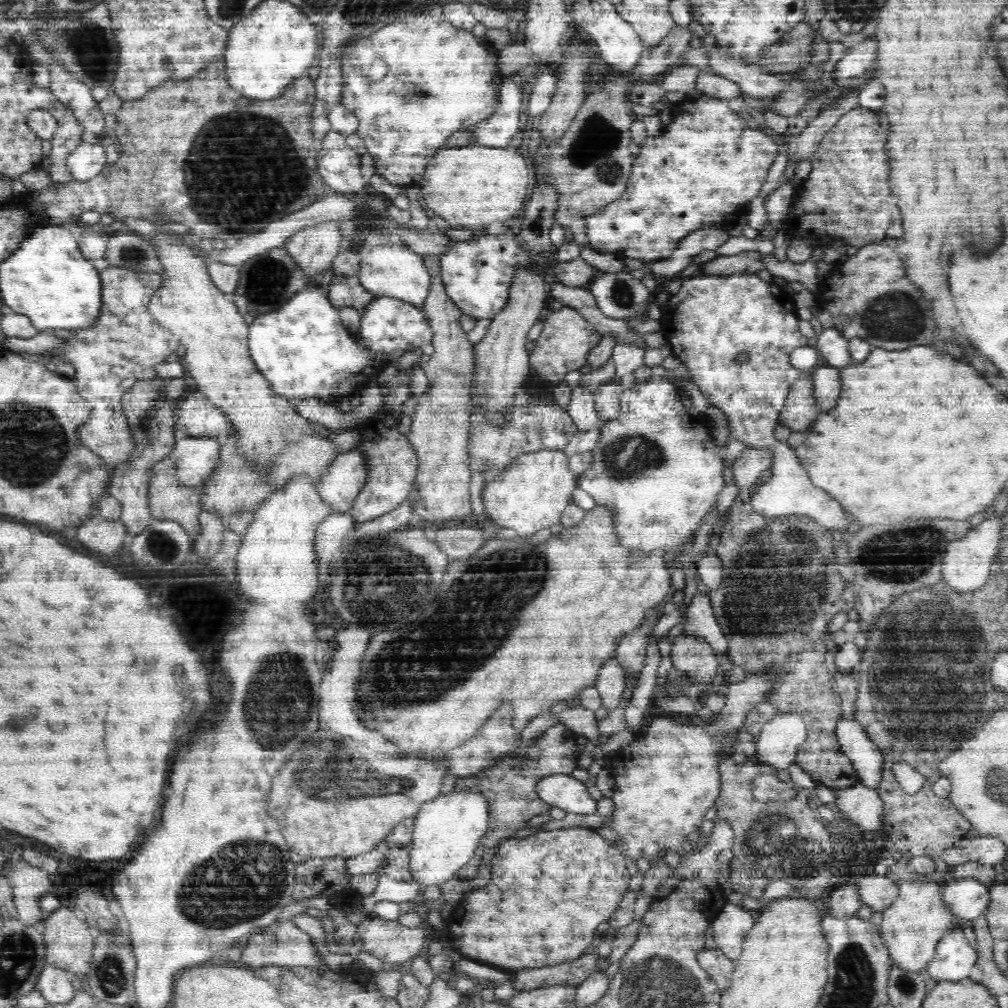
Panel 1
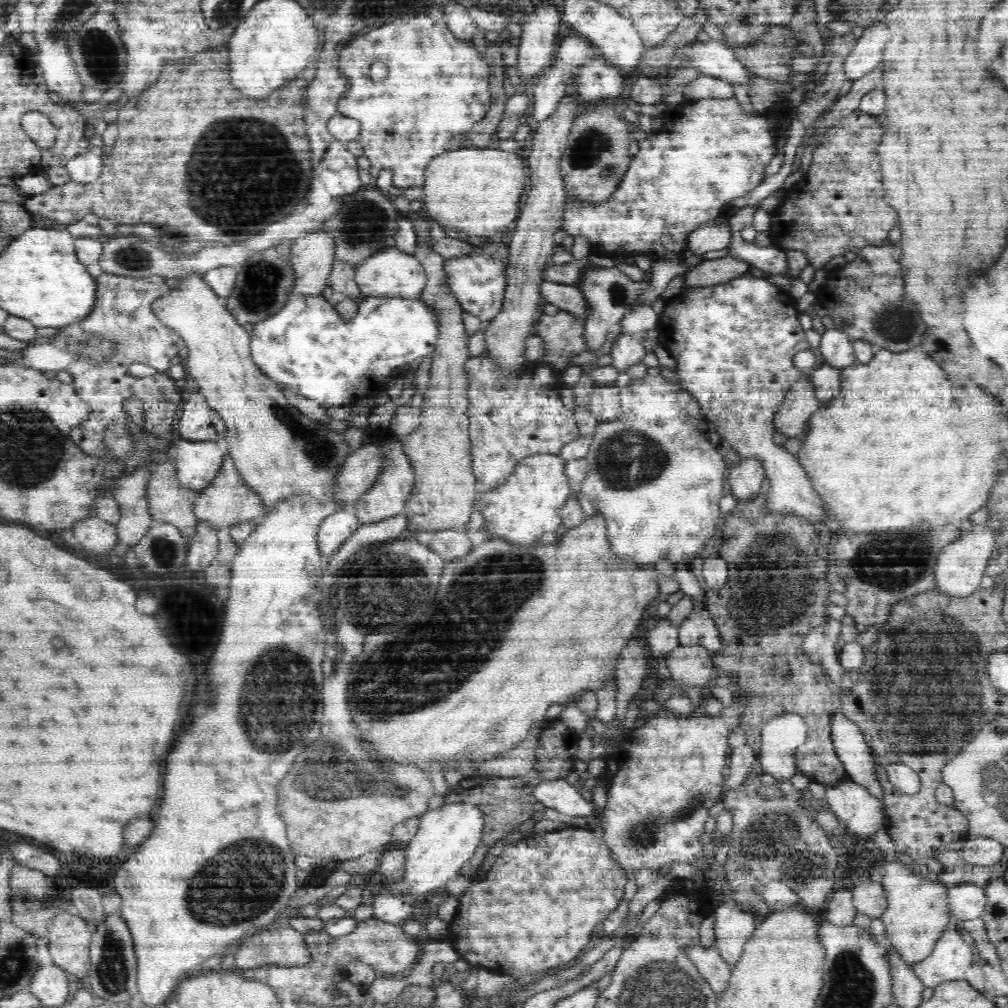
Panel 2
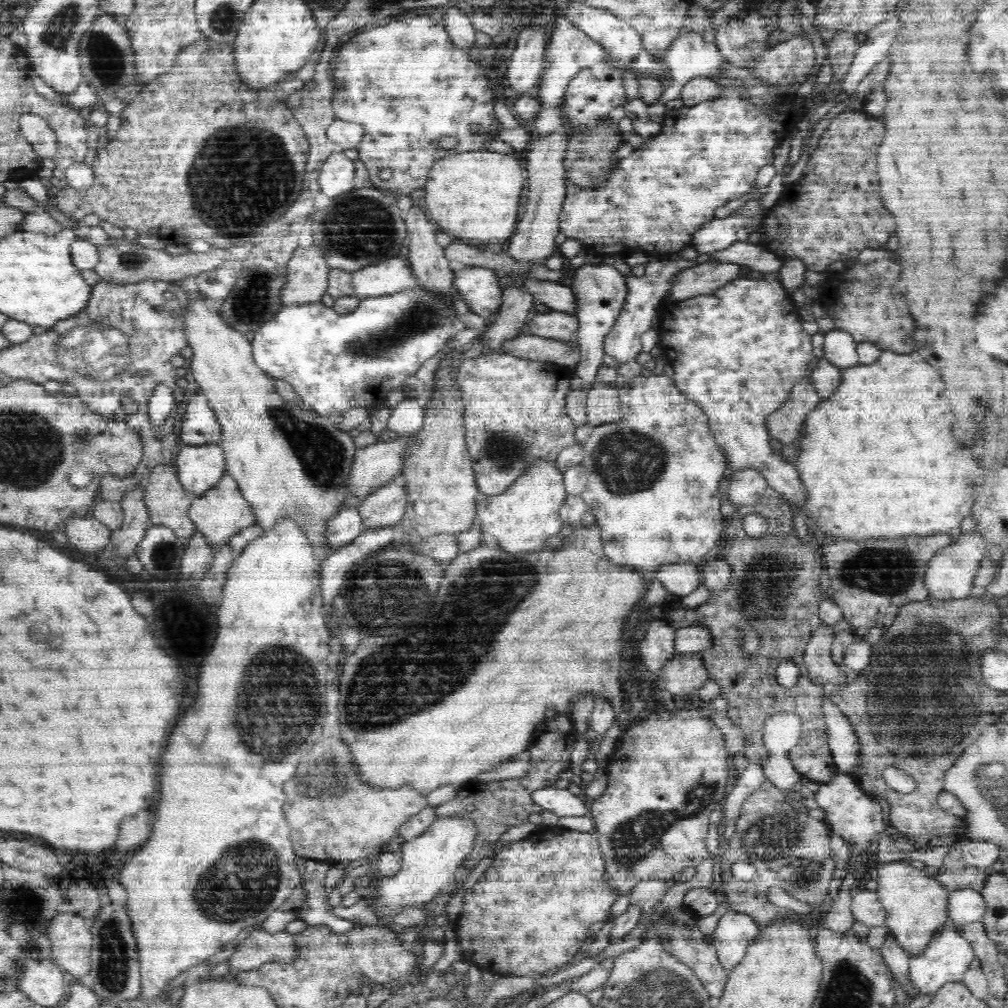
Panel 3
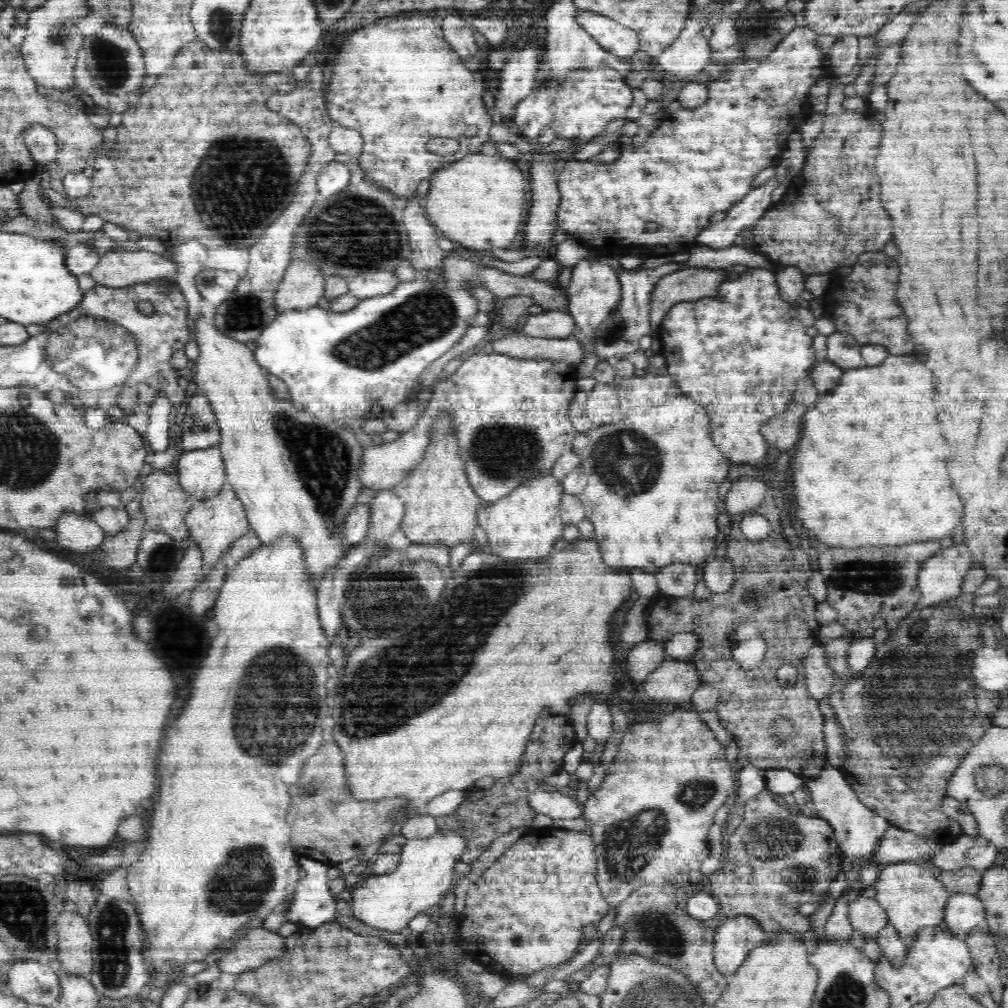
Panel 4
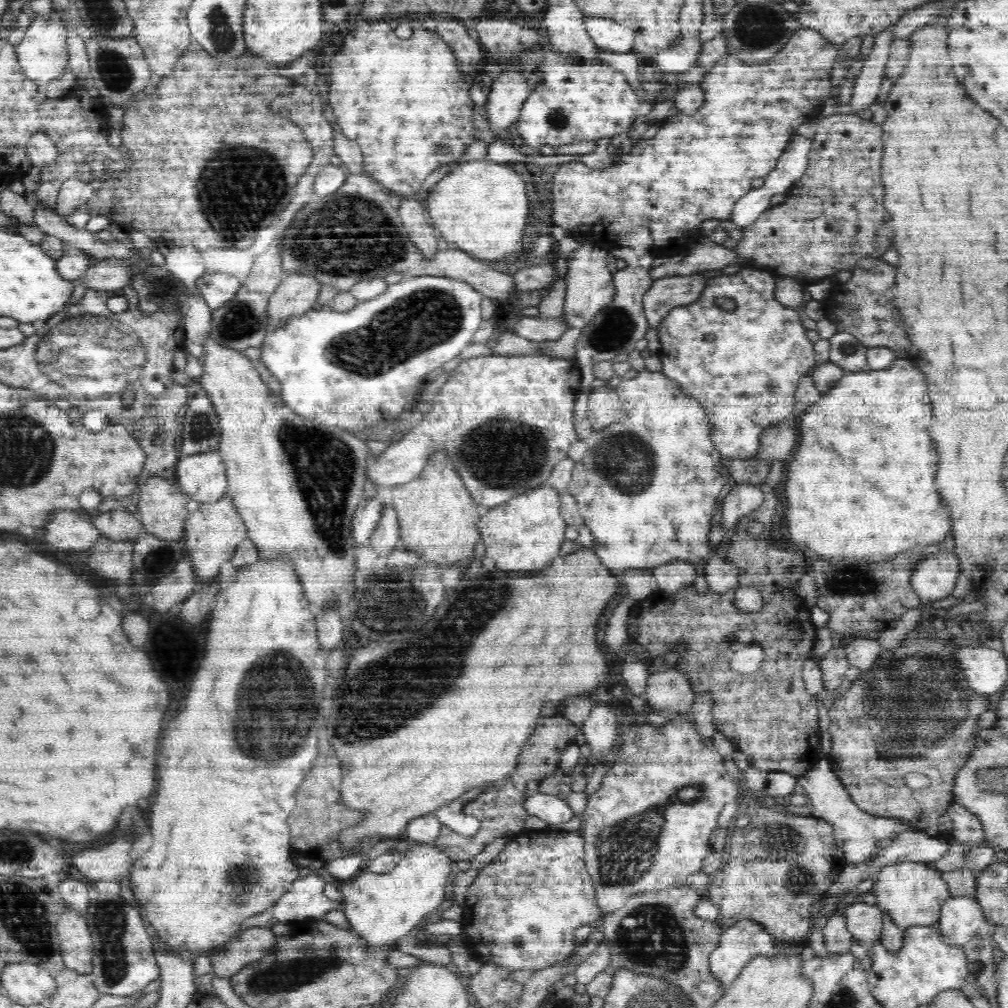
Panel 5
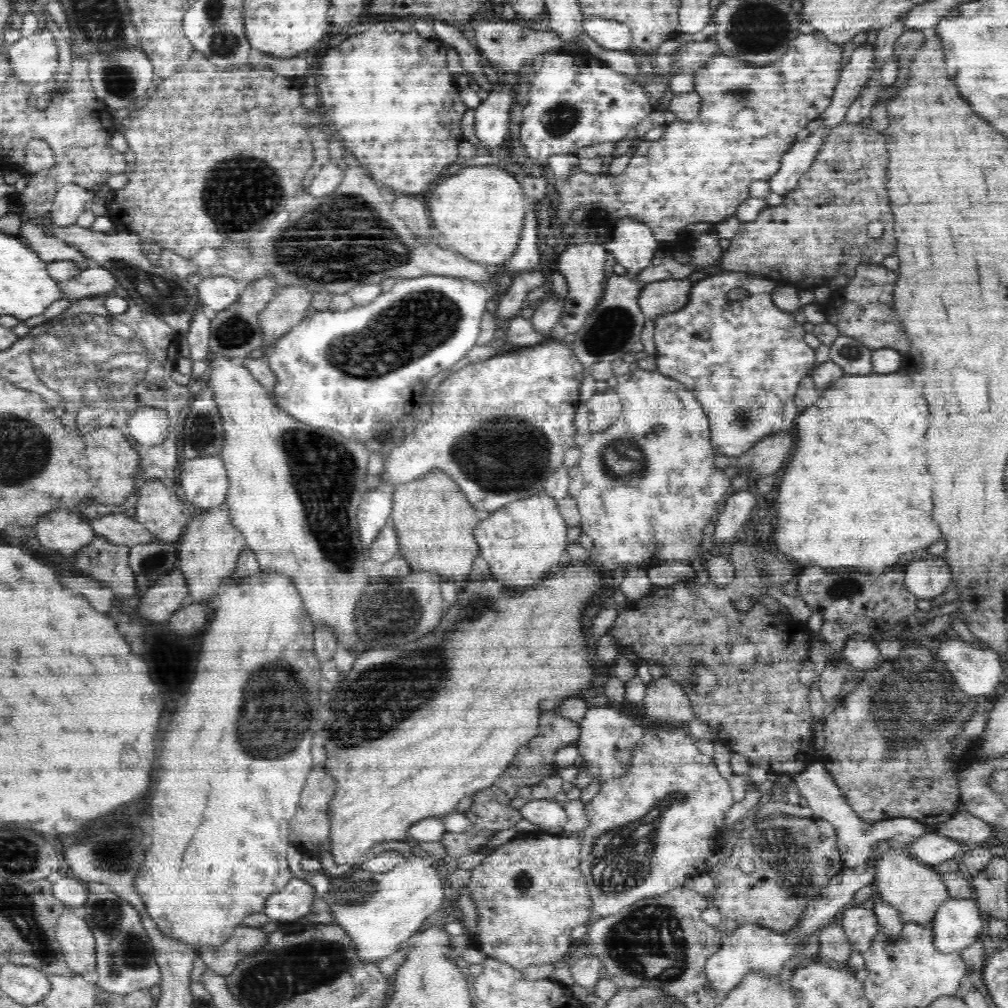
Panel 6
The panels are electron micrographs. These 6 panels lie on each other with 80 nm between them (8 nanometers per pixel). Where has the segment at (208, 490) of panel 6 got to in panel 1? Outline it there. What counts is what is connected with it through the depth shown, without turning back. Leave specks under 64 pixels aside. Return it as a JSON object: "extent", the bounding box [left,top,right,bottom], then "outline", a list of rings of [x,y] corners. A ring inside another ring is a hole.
{"extent":[168,436,220,486],"outline":[[[178,436],[174,450],[168,455],[174,461],[177,479],[184,486],[204,485],[219,460],[220,446],[216,437]]]}

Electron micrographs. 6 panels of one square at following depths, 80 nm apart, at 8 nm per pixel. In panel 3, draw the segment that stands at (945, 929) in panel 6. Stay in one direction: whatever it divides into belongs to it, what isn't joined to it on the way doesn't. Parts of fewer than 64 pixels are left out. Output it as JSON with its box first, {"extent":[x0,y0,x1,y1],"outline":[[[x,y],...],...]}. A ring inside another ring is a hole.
{"extent":[947,888,987,932],"outline":[[[971,888],[951,891],[947,904],[949,926],[961,932],[960,926],[980,921],[986,909],[987,904],[980,891]]]}

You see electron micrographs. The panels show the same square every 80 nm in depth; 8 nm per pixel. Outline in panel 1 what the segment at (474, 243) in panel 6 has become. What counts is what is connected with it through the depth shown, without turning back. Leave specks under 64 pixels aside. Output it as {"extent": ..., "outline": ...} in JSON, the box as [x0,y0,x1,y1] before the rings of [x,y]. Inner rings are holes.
{"extent":[417,144,528,230],"outline":[[[470,144],[440,150],[428,163],[417,187],[417,194],[424,209],[435,219],[450,226],[468,228],[470,230],[499,227],[512,216],[520,214],[520,204],[528,195],[528,164],[520,150],[511,148],[486,147]]]}

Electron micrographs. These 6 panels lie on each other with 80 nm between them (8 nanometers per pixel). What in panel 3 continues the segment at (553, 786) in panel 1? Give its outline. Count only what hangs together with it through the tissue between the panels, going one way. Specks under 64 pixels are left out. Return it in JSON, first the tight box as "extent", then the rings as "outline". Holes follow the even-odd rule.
{"extent":[532,788,588,817],"outline":[[[538,788],[532,792],[533,801],[543,808],[550,810],[560,817],[586,816],[588,810],[584,802],[578,796],[574,796],[573,790],[558,790],[558,788]]]}

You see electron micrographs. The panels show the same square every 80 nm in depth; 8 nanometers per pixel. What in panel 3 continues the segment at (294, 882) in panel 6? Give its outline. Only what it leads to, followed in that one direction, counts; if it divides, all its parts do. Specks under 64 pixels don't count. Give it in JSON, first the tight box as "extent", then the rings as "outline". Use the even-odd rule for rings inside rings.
{"extent":[297,859,357,933],"outline":[[[306,859],[305,873],[301,876],[301,887],[306,892],[306,900],[297,911],[297,918],[306,922],[308,927],[328,925],[334,933],[352,930],[357,924],[350,920],[339,918],[332,912],[333,906],[328,904],[326,895],[326,872],[333,863],[318,859]]]}

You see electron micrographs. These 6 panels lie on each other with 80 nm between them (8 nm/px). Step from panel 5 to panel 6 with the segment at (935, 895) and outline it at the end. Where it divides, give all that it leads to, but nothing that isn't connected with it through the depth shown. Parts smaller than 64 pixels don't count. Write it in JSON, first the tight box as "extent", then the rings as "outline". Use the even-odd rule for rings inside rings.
{"extent":[871,849,949,925],"outline":[[[891,849],[887,854],[873,856],[871,862],[875,868],[875,879],[872,882],[874,891],[878,892],[883,904],[890,905],[899,913],[899,920],[902,920],[903,924],[913,922],[922,925],[931,922],[940,905],[949,898],[948,889],[945,883],[940,880],[940,872],[933,866],[928,868],[928,865],[910,857],[906,852]]]}

